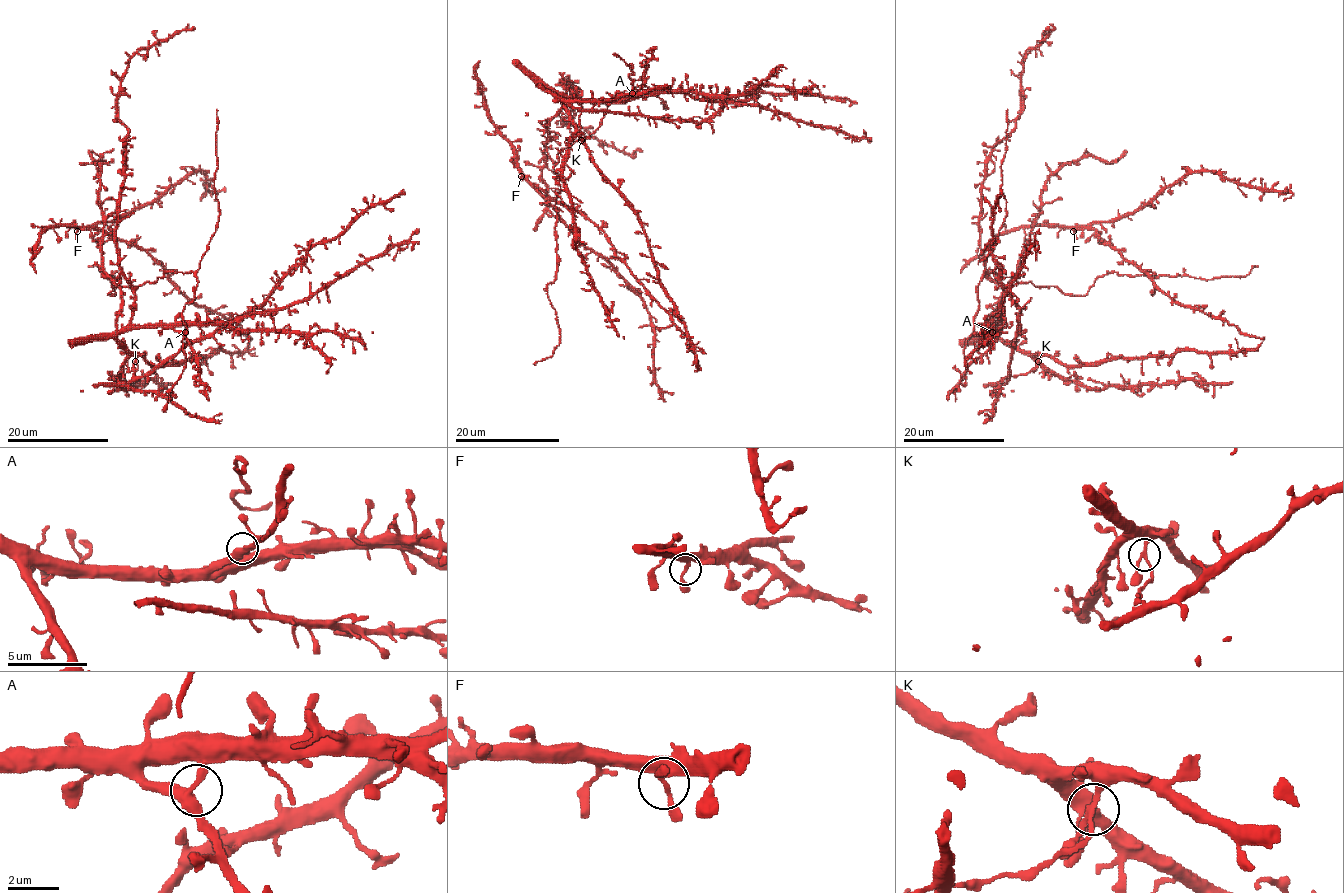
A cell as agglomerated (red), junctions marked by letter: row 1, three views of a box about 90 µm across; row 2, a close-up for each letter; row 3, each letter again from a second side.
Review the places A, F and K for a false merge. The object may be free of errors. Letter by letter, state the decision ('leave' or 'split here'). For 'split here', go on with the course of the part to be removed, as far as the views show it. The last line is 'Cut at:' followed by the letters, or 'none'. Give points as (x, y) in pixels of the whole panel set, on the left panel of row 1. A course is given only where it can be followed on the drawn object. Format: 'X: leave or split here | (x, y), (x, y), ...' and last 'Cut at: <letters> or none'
A: leave
F: leave
K: split here | (135, 361), (138, 368), (133, 375), (135, 376)
Cut at: K

